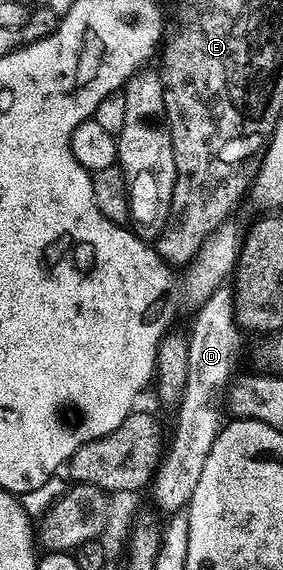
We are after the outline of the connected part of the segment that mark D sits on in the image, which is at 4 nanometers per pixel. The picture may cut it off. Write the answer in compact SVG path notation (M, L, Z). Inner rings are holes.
M221 286L215 289L204 303L197 305L195 312L198 313L194 316L194 325L188 328L188 382L184 386L182 401L176 406L178 422L174 426L174 438L171 442L169 439L168 449L158 464L152 481L154 500L158 503L159 508L157 511L166 512L165 514L183 511L189 505L192 490L196 490L196 482L200 482L204 462L208 462L208 450L212 450L212 442L216 442L218 432L224 426L224 419L222 420L222 412L224 416L223 396L239 371L239 369L237 370L238 351L241 350L242 339L244 339L244 333L238 327L234 317L234 294L229 287Z

